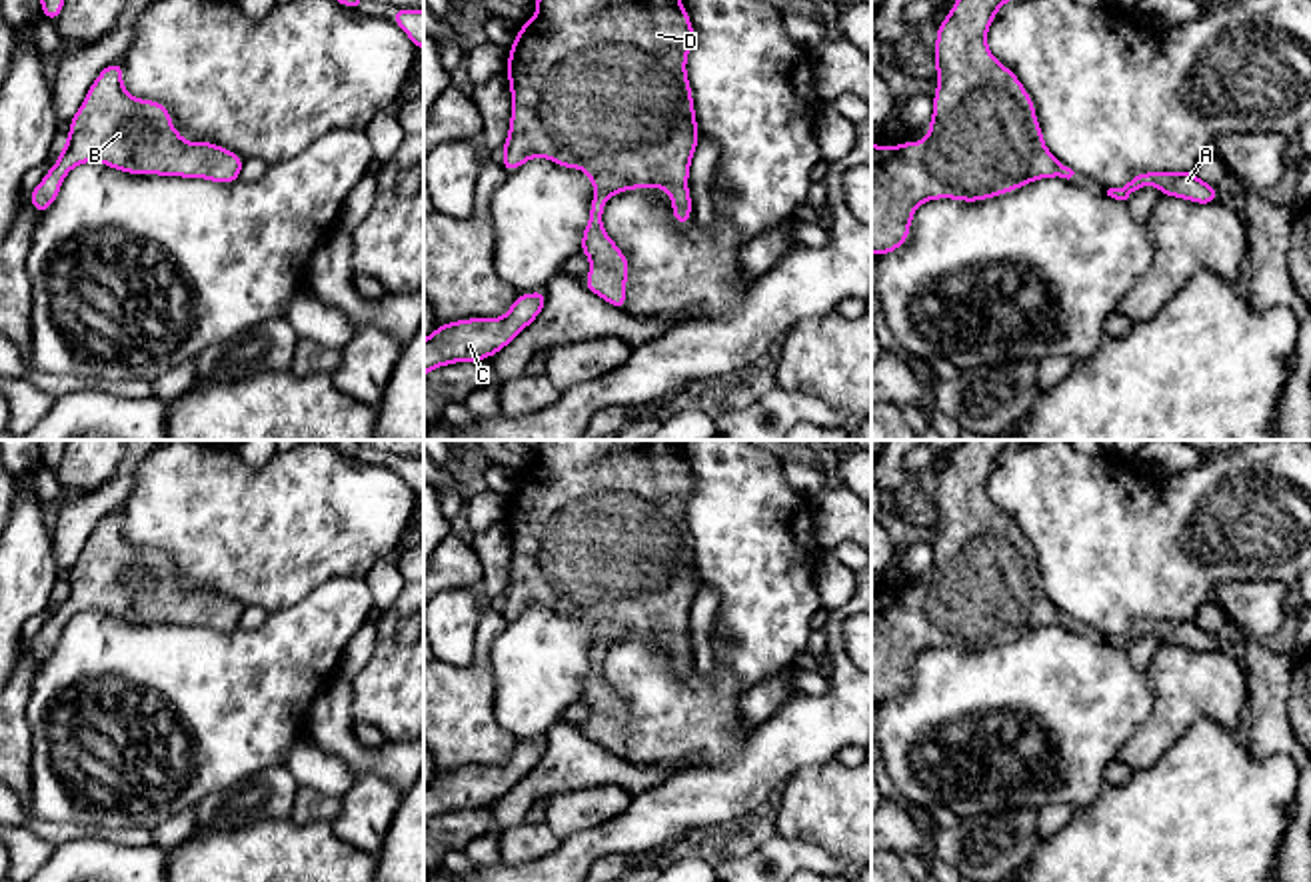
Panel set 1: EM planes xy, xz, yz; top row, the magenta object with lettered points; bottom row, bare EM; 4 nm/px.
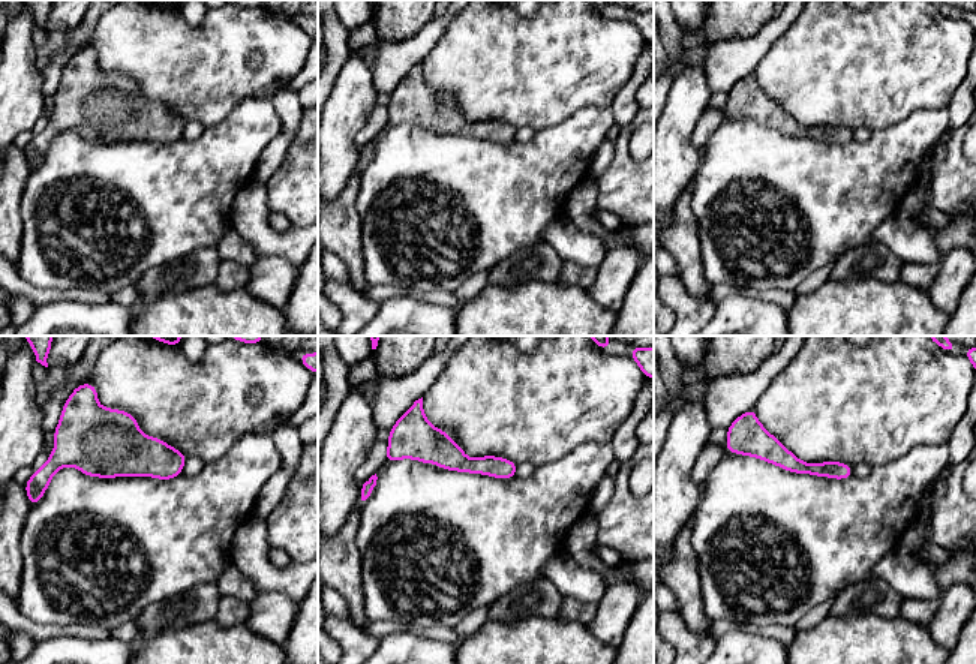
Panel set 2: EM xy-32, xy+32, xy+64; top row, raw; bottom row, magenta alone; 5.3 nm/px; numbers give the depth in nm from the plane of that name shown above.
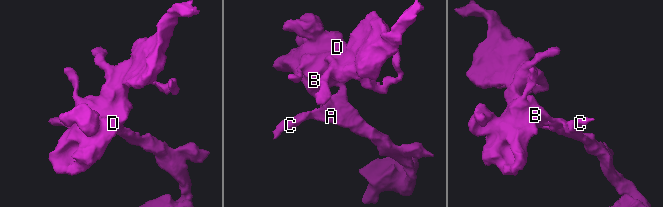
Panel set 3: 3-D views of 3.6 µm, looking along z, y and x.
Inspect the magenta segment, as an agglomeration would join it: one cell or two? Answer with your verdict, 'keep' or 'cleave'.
keep

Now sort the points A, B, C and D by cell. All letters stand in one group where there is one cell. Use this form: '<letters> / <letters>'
A B C D

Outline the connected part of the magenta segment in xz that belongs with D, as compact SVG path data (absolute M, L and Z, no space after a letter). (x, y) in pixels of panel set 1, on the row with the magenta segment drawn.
M534 0L536 16L520 26L516 42L510 46L510 60L506 66L506 74L510 78L512 90L512 120L510 120L510 136L504 142L504 160L500 166L508 172L518 170L524 162L534 156L544 156L562 168L580 168L584 170L596 188L596 196L590 204L590 222L582 234L582 254L592 260L592 270L584 278L584 284L590 292L602 296L618 310L626 310L626 280L630 272L628 258L616 246L616 242L604 232L602 214L606 200L612 194L620 194L632 188L665 188L671 196L671 210L677 226L685 226L691 220L691 192L683 186L689 180L689 162L699 142L691 88L685 74L685 58L693 44L693 26L689 22L687 12L681 8L681 0Z

